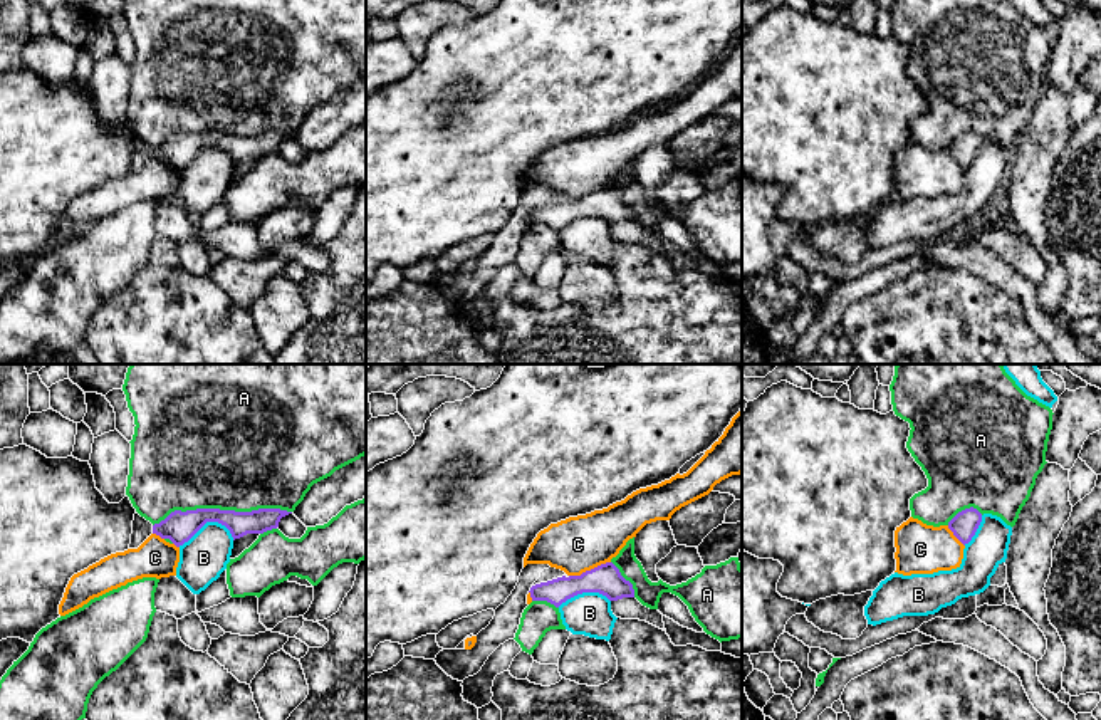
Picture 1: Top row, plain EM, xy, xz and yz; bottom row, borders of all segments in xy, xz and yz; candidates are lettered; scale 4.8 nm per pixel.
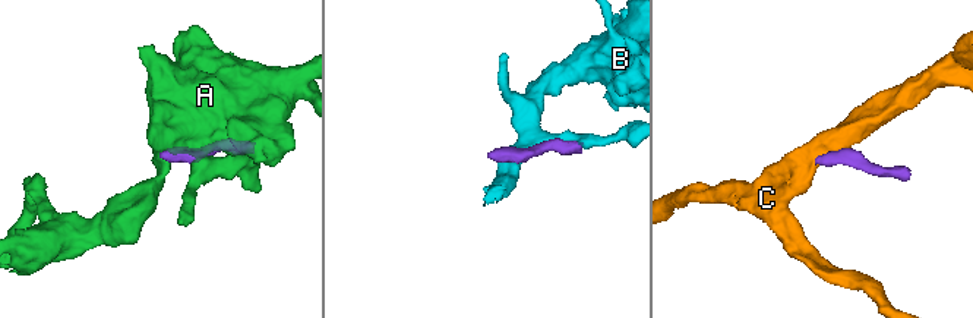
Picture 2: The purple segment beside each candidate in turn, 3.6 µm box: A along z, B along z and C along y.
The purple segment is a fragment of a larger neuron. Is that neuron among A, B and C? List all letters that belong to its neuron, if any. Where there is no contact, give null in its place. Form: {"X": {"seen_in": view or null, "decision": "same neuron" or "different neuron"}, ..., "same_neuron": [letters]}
{"A": {"seen_in": "xy", "decision": "different neuron"}, "B": {"seen_in": "xy", "decision": "different neuron"}, "C": {"seen_in": "xz", "decision": "different neuron"}, "same_neuron": []}

